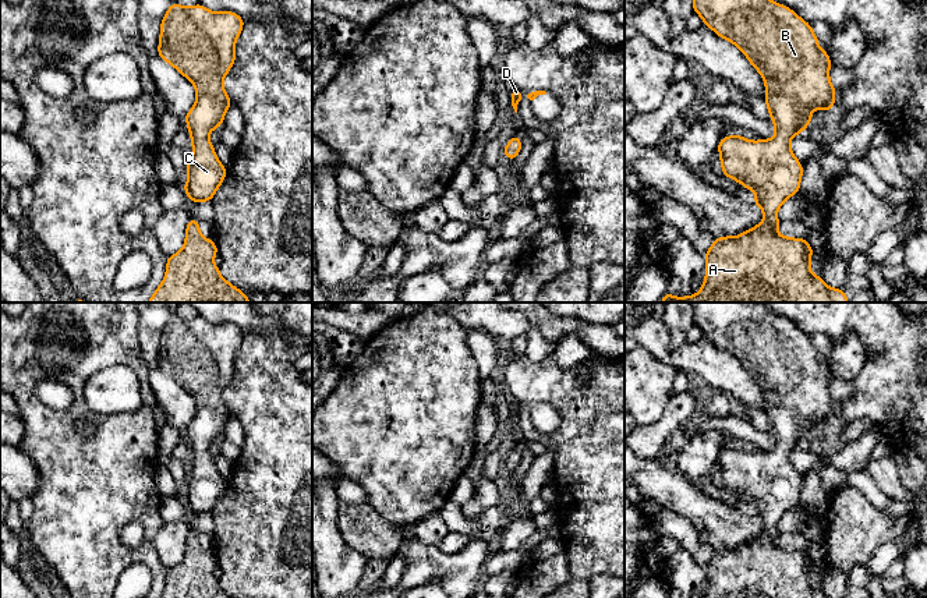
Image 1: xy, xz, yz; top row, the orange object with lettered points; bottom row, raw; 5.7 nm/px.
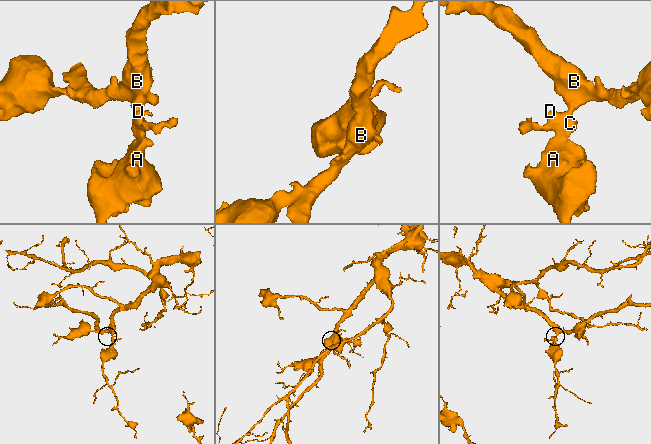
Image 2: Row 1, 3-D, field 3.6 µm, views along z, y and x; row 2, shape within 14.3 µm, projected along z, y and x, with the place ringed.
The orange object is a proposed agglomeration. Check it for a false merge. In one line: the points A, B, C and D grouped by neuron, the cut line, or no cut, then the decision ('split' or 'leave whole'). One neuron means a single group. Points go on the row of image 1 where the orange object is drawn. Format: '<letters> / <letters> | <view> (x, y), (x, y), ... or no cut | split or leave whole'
A B C D | no cut | leave whole

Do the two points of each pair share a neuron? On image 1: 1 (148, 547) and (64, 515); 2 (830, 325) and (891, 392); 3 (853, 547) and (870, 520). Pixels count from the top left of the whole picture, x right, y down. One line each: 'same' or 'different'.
1: same
2: same
3: same

